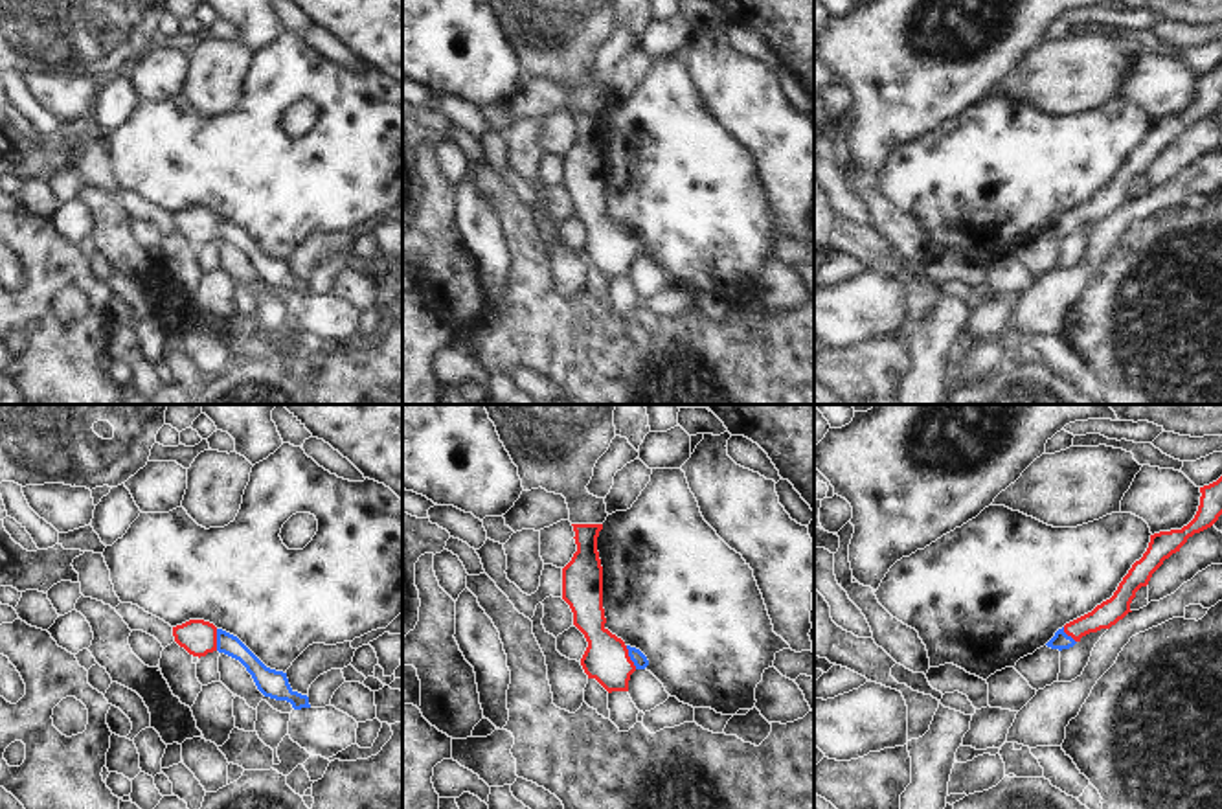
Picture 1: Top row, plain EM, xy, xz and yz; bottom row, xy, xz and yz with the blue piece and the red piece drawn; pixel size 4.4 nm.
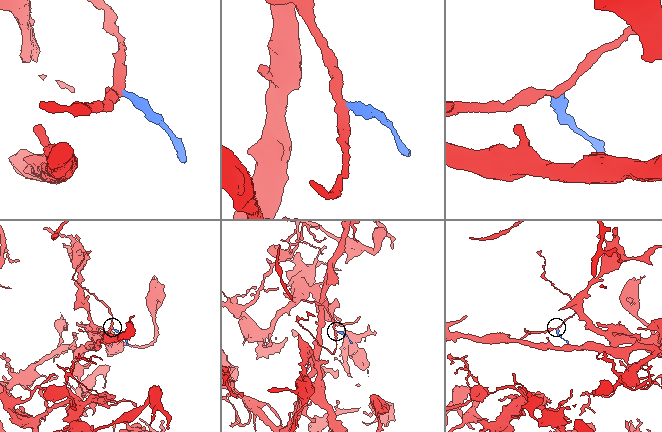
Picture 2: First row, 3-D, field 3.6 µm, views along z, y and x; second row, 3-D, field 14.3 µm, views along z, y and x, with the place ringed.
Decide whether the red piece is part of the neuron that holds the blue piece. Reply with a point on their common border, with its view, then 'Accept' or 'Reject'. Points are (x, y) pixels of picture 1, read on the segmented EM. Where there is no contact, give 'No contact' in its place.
Touches blue at xz (631, 657). Accept

